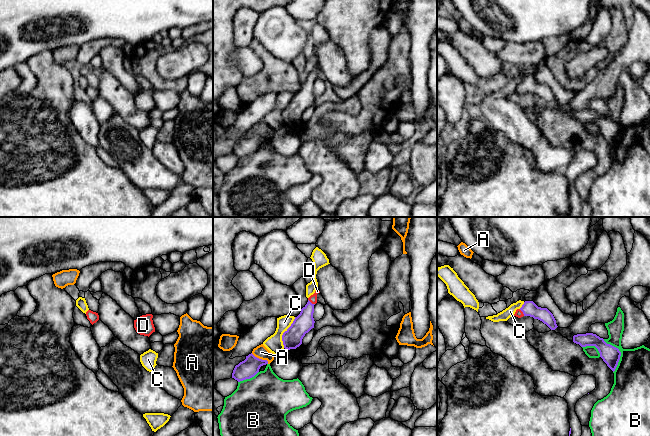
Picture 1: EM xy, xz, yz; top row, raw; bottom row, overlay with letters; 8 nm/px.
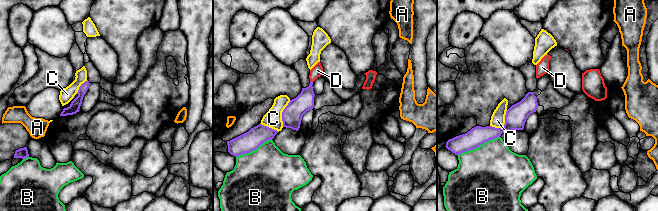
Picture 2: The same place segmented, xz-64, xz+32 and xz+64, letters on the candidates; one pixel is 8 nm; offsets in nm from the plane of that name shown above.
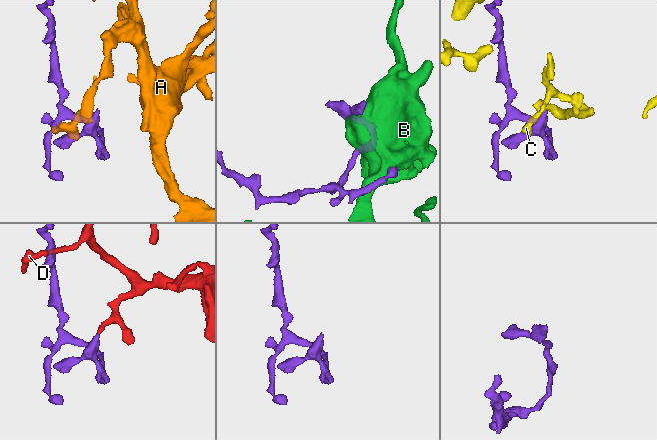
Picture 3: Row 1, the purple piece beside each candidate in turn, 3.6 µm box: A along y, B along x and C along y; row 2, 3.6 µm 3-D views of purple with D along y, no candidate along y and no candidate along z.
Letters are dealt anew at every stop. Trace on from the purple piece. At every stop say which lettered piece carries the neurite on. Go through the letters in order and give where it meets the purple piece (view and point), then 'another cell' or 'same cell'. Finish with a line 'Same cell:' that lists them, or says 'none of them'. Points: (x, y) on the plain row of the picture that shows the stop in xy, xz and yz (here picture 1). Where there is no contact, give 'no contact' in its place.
A: contact xz (260, 135); another cell
B: contact yz (620, 129); another cell
C: contact xz (284, 108); another cell
D: contact xz (310, 78); same cell
Same cell: D

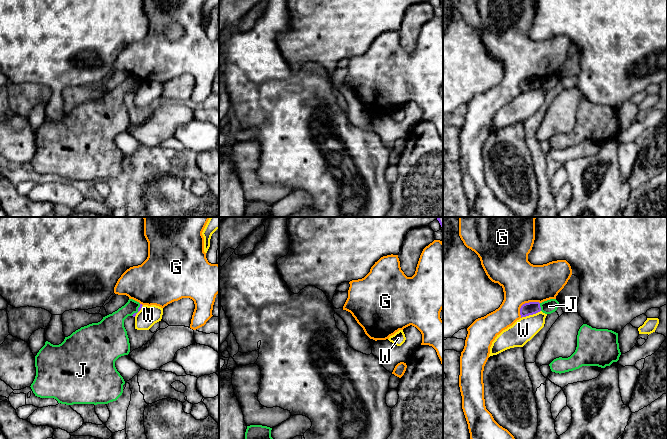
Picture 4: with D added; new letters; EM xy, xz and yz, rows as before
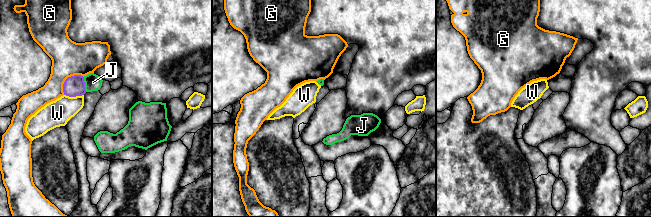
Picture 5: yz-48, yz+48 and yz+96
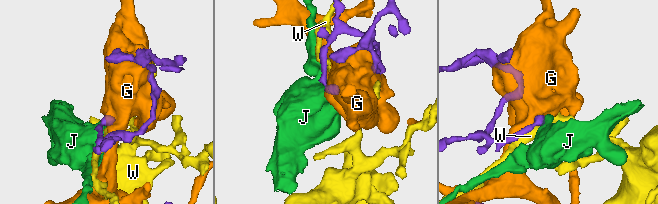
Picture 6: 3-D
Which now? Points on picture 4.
G: contact yz (525, 79); another cell
J: contact yz (540, 83); another cell
W: contact yz (530, 90); another cell
Same cell: none of them

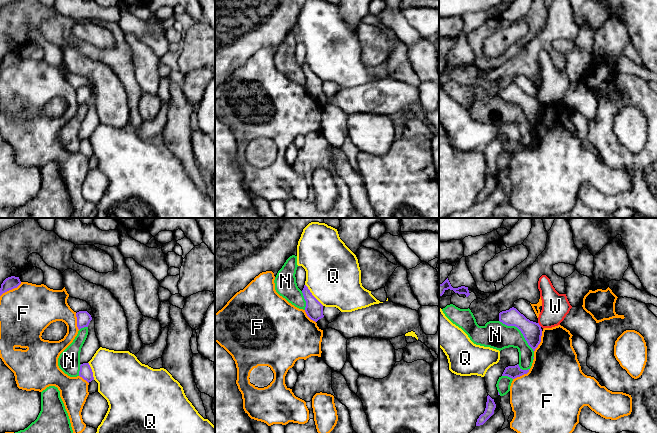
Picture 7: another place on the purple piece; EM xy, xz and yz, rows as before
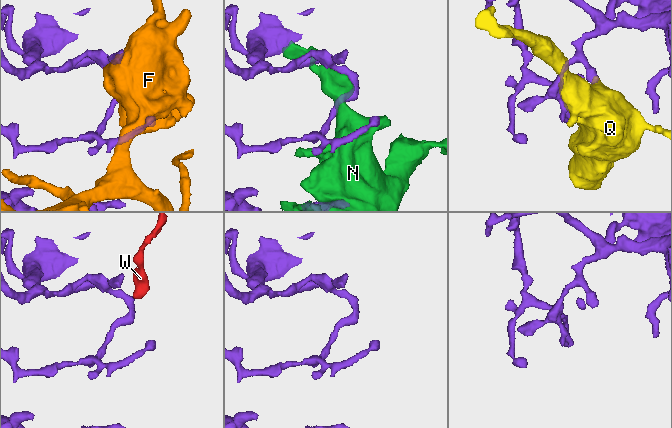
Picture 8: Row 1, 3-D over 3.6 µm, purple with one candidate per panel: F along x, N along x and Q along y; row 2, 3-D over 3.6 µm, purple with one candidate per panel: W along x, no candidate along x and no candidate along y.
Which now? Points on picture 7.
F: contact xy (10, 65); another cell
N: contact yz (520, 106); another cell
Q: contact xz (312, 71); another cell
W: contact yz (538, 100); another cell
Same cell: none of them

